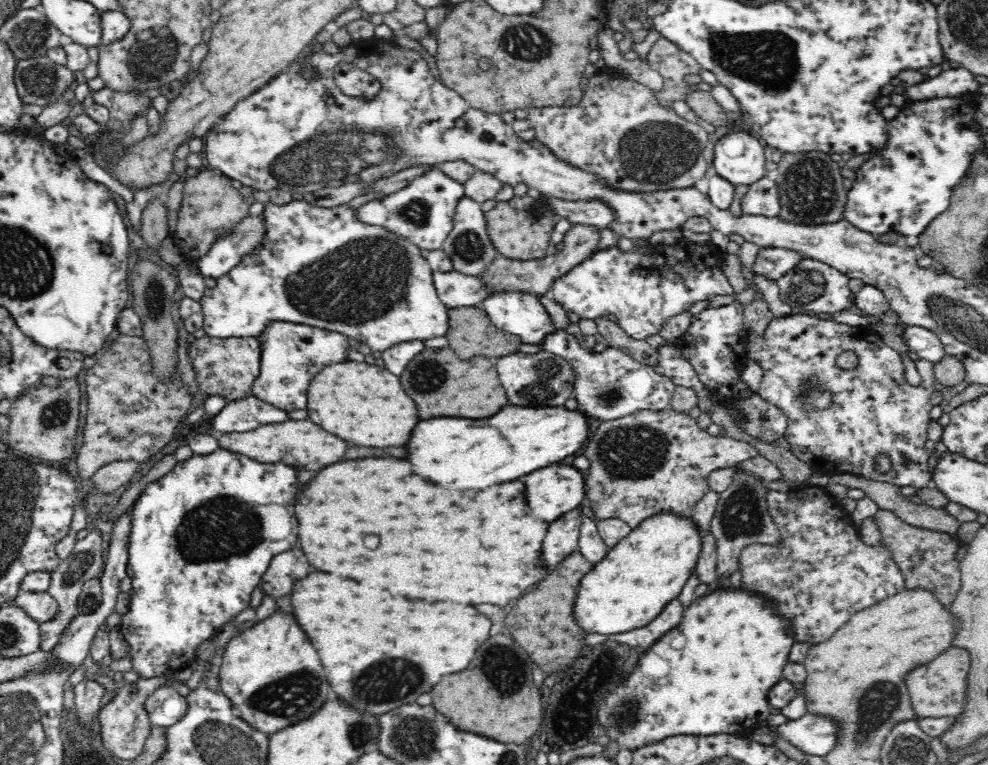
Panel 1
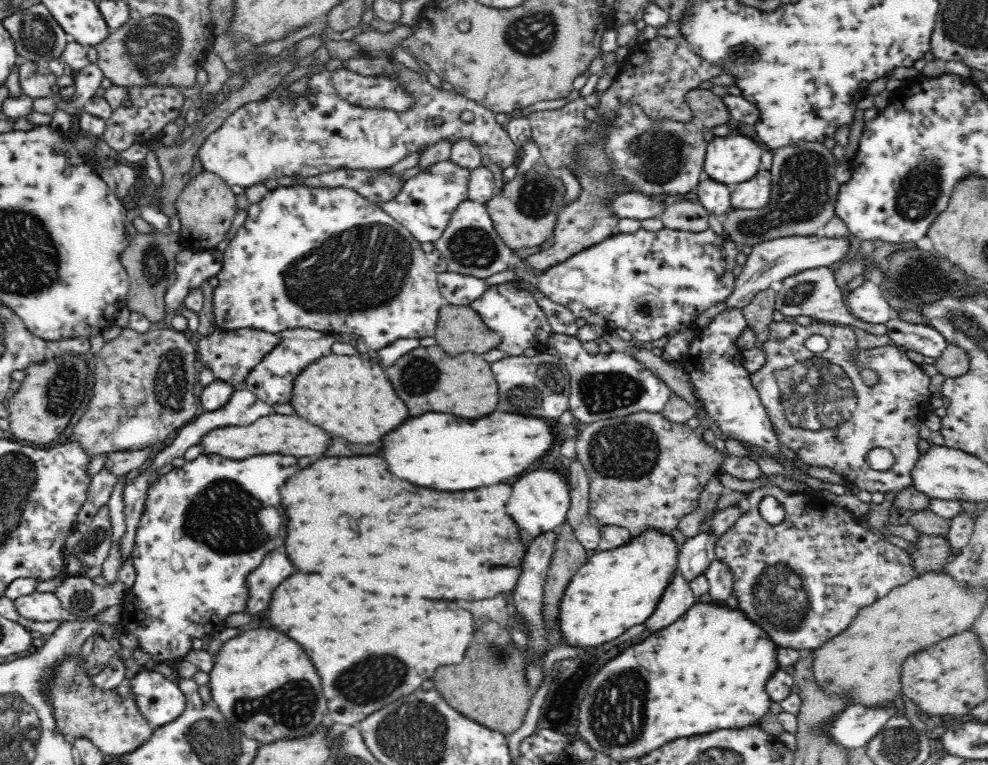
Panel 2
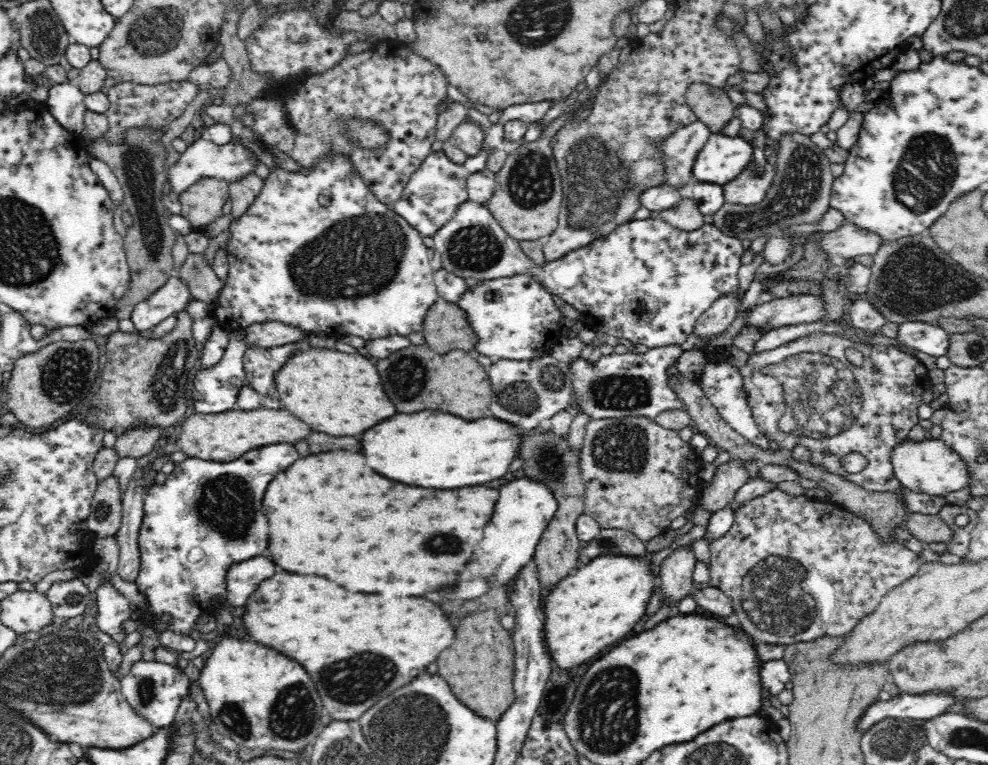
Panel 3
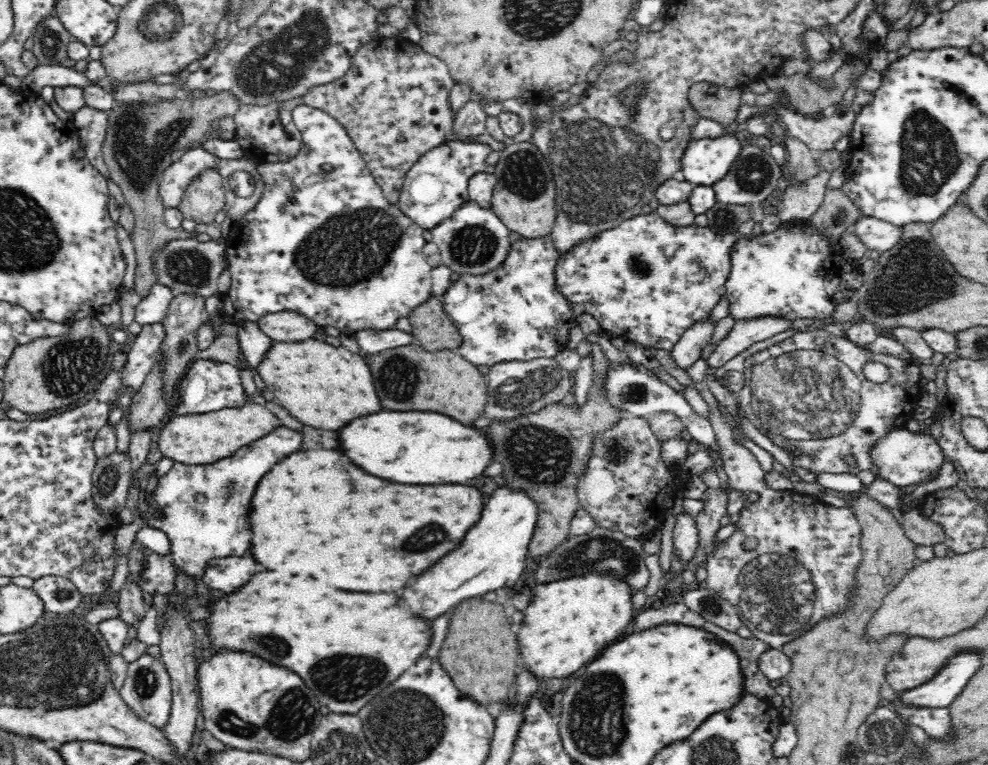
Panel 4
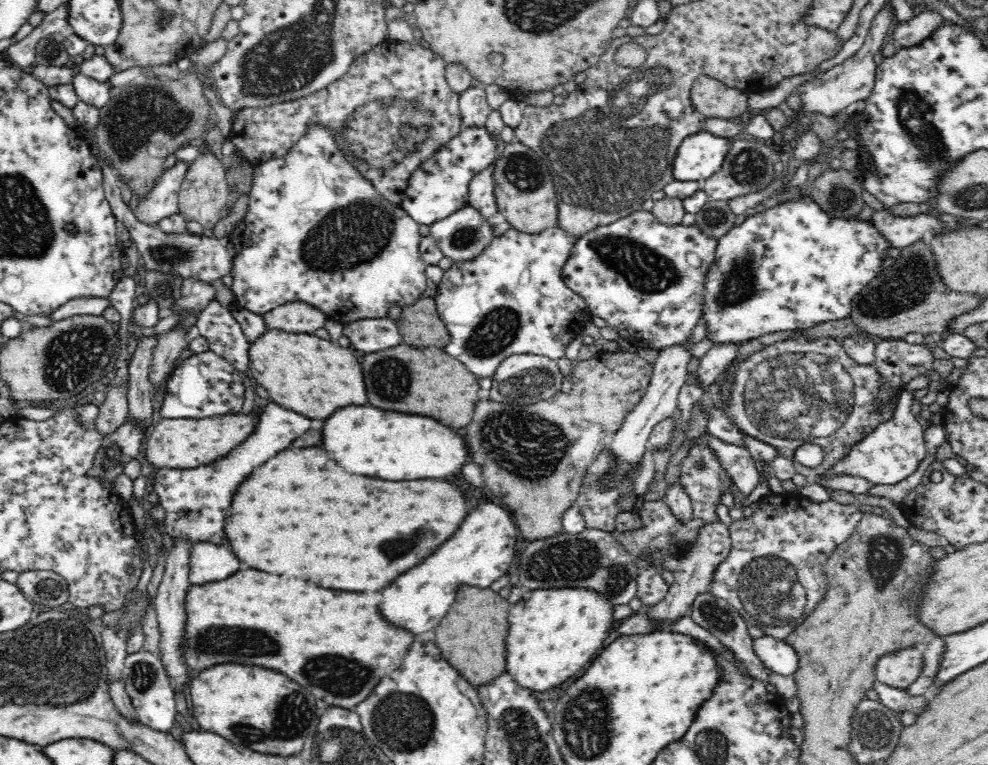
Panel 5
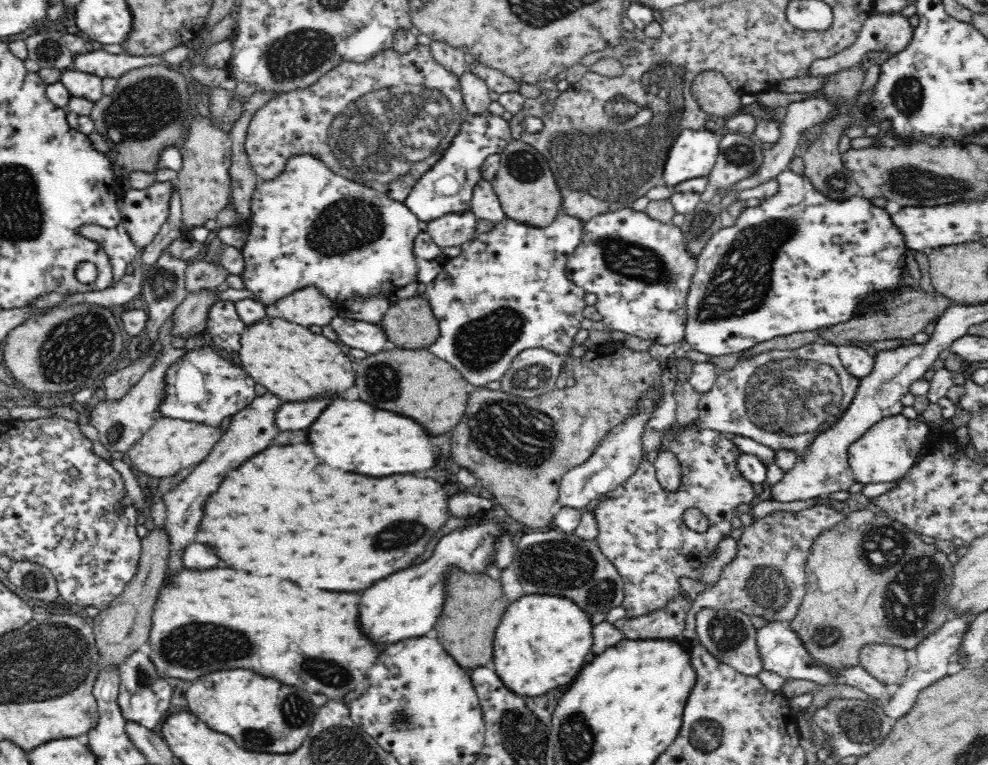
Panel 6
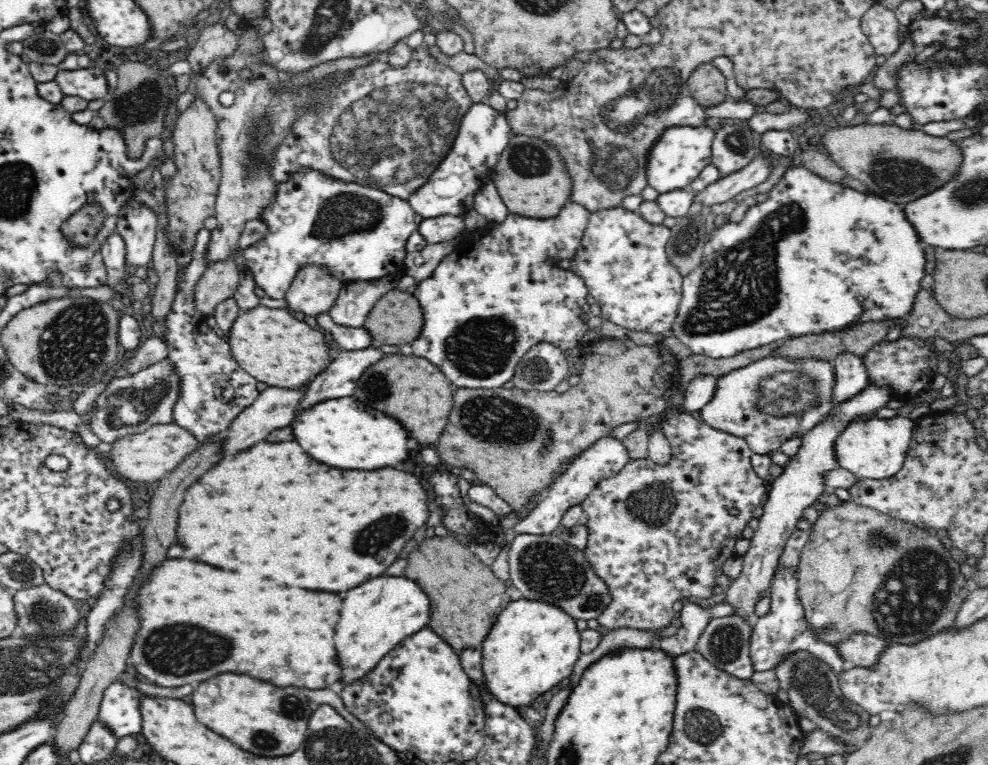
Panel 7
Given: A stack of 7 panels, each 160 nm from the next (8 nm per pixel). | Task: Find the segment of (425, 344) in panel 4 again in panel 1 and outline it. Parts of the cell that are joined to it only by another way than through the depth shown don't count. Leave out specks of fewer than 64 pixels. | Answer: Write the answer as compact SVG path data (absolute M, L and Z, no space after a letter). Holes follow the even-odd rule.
M477 305L467 307L449 308L449 329L446 333L449 346L462 360L472 358L476 354L488 356L488 358L498 358L520 352L519 348L523 344L519 336L510 334L498 328L489 318L484 308Z

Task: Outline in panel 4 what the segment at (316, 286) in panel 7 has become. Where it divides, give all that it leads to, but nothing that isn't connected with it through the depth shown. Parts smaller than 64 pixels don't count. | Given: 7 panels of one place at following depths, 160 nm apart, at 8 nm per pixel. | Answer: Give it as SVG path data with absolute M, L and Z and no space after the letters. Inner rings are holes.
M290 311L267 314L257 320L256 325L273 342L305 341L312 338L316 330L322 330L304 315Z

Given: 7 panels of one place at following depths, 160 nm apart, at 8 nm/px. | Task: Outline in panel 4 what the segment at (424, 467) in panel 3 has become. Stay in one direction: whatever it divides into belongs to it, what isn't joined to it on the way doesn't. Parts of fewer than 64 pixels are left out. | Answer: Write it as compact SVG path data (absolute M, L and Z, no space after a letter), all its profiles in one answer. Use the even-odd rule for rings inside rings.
M378 412L352 420L340 430L340 442L346 456L362 470L400 484L464 484L484 474L492 464L492 446L484 430L464 426L458 420L438 412Z

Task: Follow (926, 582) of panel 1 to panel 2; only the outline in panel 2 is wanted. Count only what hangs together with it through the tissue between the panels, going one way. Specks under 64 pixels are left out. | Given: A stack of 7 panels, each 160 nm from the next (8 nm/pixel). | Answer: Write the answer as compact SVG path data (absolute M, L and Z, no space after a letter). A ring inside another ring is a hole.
M918 532L917 540L908 542L912 550L905 550L912 560L914 574L946 573L945 567L953 553L946 536Z

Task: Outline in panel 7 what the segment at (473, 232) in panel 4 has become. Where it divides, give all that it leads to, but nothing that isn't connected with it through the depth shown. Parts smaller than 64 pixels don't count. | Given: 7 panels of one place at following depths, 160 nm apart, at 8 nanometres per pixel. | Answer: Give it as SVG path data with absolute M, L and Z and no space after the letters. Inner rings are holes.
M440 215L437 218L424 219L418 226L419 233L426 239L428 243L443 243L458 240L460 234L466 231L466 224L464 215Z

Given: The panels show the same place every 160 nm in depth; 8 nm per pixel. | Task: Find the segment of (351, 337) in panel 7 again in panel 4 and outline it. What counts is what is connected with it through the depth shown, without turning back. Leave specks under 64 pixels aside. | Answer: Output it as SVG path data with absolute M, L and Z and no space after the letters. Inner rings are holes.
M396 328L392 330L359 330L356 331L356 340L360 348L368 354L380 354L380 352L412 345L415 343L413 335L400 331Z

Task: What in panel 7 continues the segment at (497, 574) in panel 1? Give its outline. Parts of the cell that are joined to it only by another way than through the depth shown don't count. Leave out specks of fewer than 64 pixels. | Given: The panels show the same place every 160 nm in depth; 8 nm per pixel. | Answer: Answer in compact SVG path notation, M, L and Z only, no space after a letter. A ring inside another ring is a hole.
M260 442L252 446L246 452L236 454L234 458L224 458L218 462L212 470L208 470L196 484L188 488L188 496L184 498L180 506L180 520L178 520L178 538L182 546L186 548L186 558L200 560L218 568L238 568L242 564L250 564L260 572L264 578L270 578L276 584L288 584L308 590L326 590L326 592L346 592L370 578L382 576L390 564L396 562L400 552L404 550L404 544L414 538L414 532L426 524L430 516L428 510L428 494L420 480L412 474L394 470L394 468L382 468L382 470L340 470L340 468L328 468L326 464L320 464L318 460L312 460L296 442Z

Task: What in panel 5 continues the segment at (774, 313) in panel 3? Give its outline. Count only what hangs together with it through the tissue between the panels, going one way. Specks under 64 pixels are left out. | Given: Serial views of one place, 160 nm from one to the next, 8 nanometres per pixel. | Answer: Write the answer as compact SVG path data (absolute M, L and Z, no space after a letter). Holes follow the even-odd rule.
M724 342L716 344L700 358L700 365L697 369L702 384L717 382L717 378L723 370L733 362L738 349L746 342Z

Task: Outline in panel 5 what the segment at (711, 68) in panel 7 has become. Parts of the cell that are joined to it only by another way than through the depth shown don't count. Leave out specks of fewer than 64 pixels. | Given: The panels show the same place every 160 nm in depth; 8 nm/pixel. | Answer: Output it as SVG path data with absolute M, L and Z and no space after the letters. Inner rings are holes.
M700 76L691 89L691 101L698 113L708 118L738 120L747 110L749 95L739 89L731 88L729 83L708 76Z

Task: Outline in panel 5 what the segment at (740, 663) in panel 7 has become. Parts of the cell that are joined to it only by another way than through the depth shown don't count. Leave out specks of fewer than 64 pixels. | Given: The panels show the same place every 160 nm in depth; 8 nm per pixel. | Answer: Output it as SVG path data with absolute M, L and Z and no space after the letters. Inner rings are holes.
M710 590L698 594L692 604L691 617L704 628L707 628L716 638L724 644L728 650L733 650L736 658L747 668L750 677L760 681L771 682L777 688L777 693L784 699L793 698L796 694L796 681L792 676L780 675L764 666L764 663L756 657L753 649L753 639L748 635L748 625L740 613L723 598L714 596Z

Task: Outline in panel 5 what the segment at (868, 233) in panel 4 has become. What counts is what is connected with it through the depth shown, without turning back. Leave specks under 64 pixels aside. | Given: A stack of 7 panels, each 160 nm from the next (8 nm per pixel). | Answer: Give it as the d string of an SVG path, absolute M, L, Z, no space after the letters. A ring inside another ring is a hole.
M888 210L874 211L870 221L873 228L886 239L888 246L904 248L918 242L928 230L936 234L945 230L944 224L925 210L915 217L901 217Z

